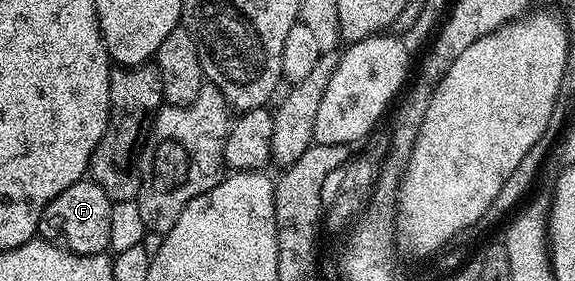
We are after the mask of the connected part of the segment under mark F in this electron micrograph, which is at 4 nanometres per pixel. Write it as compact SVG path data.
M83 180L72 184L72 188L64 188L56 200L44 208L40 216L38 234L41 241L53 242L63 246L73 254L104 254L110 250L111 217L114 203L100 188L100 184Z

